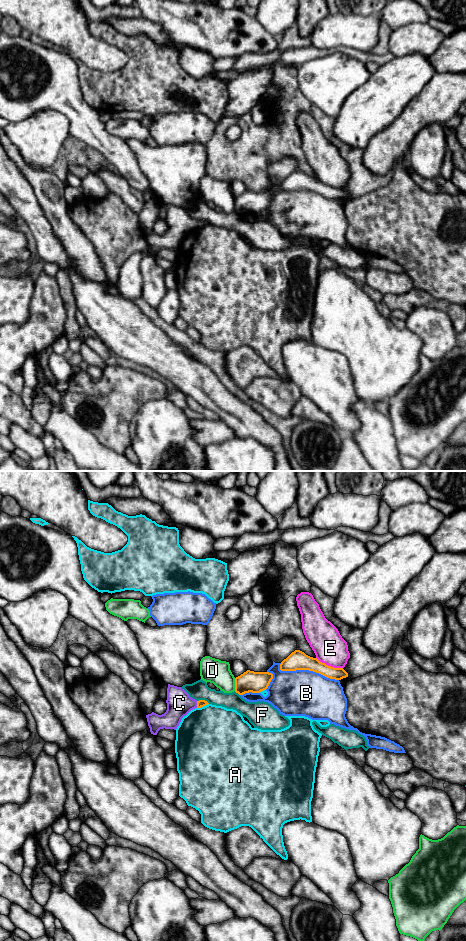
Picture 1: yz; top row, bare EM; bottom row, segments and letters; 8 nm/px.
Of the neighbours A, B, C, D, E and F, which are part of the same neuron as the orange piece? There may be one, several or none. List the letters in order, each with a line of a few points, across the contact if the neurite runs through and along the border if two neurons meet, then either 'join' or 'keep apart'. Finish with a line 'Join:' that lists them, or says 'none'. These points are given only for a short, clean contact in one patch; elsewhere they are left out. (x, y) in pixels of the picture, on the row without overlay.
A: keep apart
B: keep apart
C: line yz (201, 223), (197, 224), (179, 223); join
D: keep apart
E: keep apart
F: keep apart
Join: C

